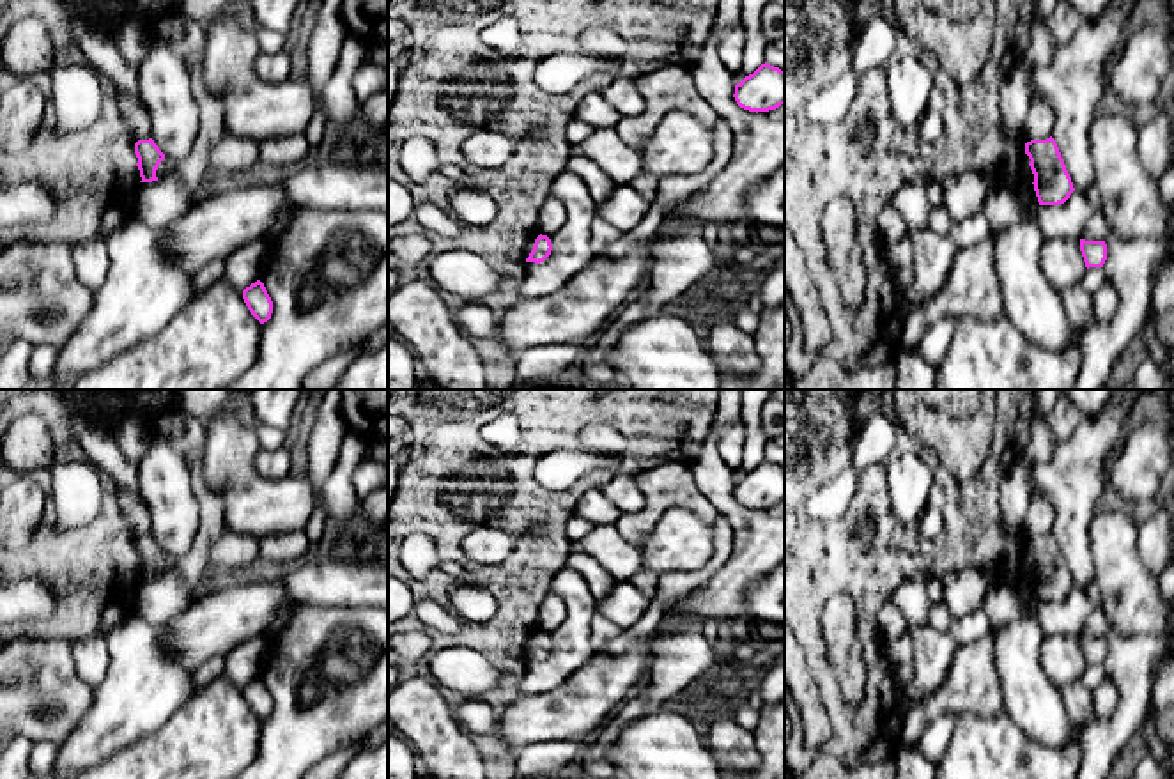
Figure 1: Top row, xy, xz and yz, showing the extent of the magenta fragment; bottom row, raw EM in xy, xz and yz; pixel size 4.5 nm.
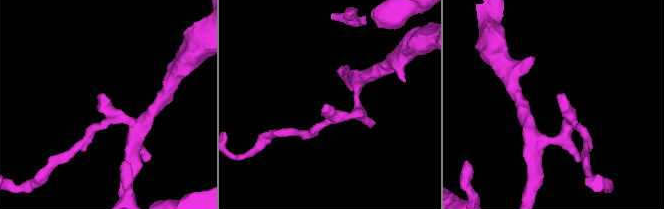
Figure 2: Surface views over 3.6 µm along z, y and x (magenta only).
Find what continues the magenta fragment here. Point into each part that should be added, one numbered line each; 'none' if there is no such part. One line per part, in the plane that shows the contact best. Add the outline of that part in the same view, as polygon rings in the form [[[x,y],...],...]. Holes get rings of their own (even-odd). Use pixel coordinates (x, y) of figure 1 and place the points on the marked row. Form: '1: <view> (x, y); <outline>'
1: yz (1040, 121); [[[1043,94],[1032,96],[1029,115],[1023,126],[1023,142],[1047,140],[1054,129],[1054,110]]]

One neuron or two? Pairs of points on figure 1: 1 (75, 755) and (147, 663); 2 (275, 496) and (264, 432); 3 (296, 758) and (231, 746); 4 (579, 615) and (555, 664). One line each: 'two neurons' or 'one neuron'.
1: one neuron
2: two neurons
3: two neurons
4: one neuron

